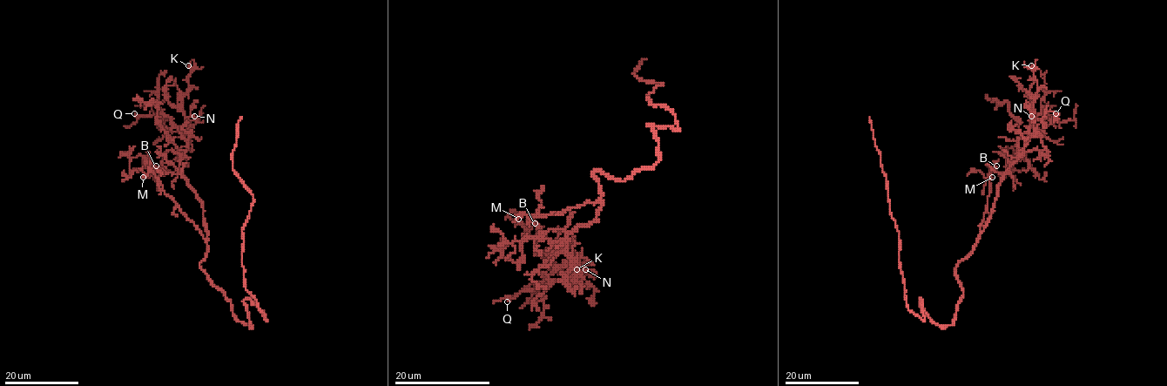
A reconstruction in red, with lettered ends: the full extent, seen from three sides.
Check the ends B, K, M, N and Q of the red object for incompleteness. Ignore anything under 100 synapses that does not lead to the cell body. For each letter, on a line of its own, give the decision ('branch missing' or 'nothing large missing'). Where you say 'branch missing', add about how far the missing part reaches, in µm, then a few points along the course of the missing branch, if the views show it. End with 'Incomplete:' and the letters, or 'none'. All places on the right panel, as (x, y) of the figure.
B: nothing large missing
K: nothing large missing
M: nothing large missing
N: nothing large missing
Q: nothing large missing
Incomplete: none

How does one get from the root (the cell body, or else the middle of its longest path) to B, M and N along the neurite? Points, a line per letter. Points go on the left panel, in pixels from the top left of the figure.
B: (239, 321), (231, 301), (199, 265), (207, 251), (202, 233), (165, 192), (151, 172), (156, 165)
M: (239, 321), (231, 301), (199, 265), (207, 251), (202, 233), (165, 192), (151, 172), (143, 177)
N: (239, 321), (231, 301), (199, 265), (207, 251), (203, 203), (179, 172), (189, 138), (188, 118), (194, 116)

